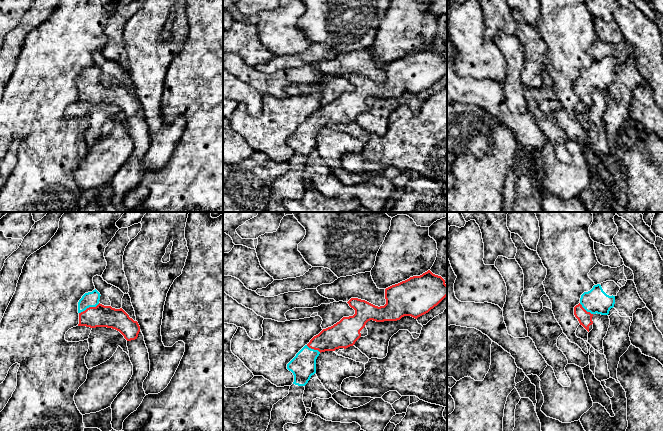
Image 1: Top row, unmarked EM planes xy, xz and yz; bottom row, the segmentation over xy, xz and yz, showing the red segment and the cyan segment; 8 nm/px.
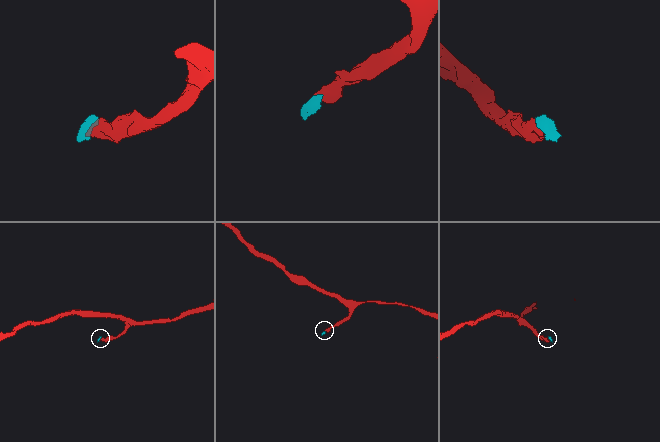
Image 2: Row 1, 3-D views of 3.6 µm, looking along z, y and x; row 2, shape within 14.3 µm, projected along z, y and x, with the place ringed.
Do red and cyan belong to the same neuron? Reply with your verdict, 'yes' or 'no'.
yes

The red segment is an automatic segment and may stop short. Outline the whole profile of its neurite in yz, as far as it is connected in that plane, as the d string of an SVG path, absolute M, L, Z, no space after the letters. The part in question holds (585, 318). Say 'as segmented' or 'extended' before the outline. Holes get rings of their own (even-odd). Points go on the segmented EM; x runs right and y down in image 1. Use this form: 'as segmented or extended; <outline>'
extended; M606 281L594 285L593 288L581 295L580 303L574 307L574 315L588 332L593 324L594 314L608 315L614 307L615 297L620 287L614 281Z

